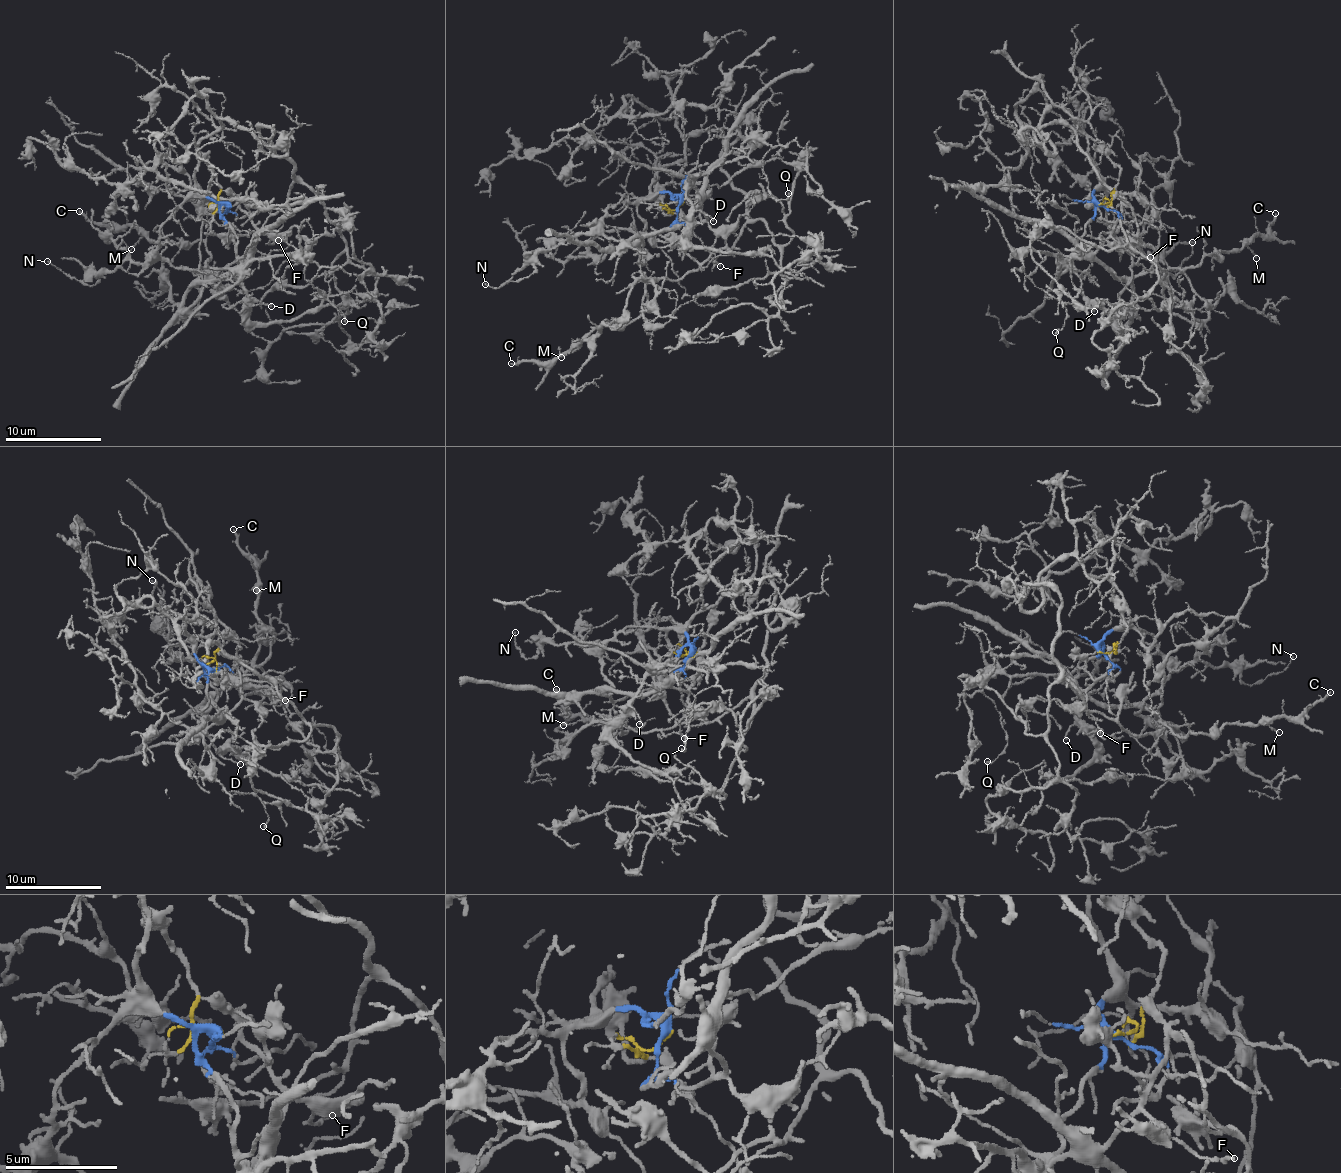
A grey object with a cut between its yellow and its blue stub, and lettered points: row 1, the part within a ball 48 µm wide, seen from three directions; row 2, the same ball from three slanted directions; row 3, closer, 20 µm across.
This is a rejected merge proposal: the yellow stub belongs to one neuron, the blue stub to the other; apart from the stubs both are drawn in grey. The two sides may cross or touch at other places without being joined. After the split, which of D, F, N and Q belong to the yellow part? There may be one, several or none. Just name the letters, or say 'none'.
F

